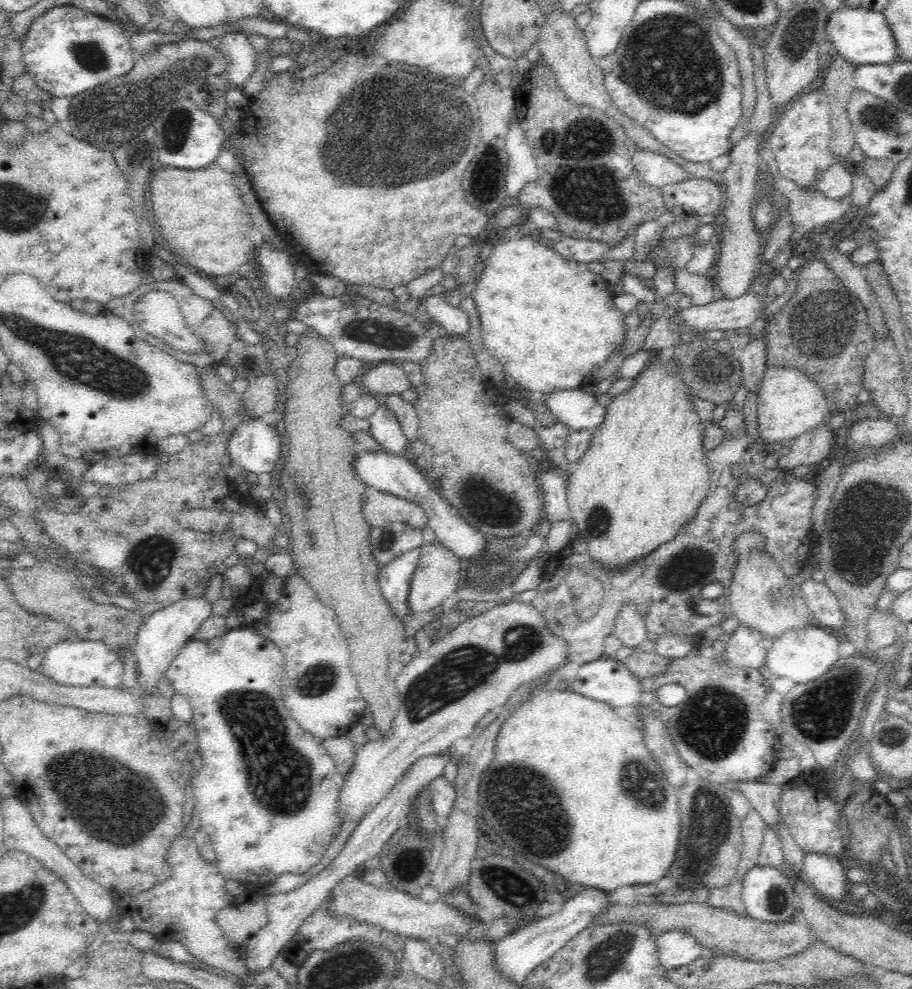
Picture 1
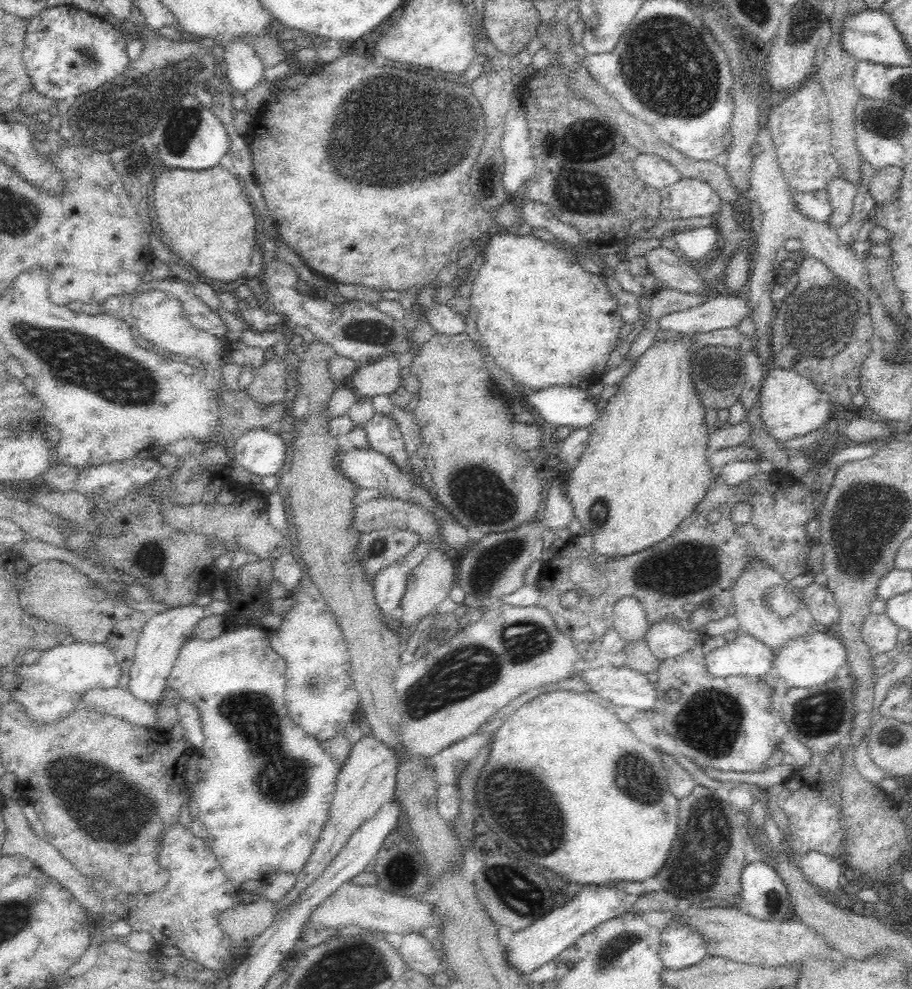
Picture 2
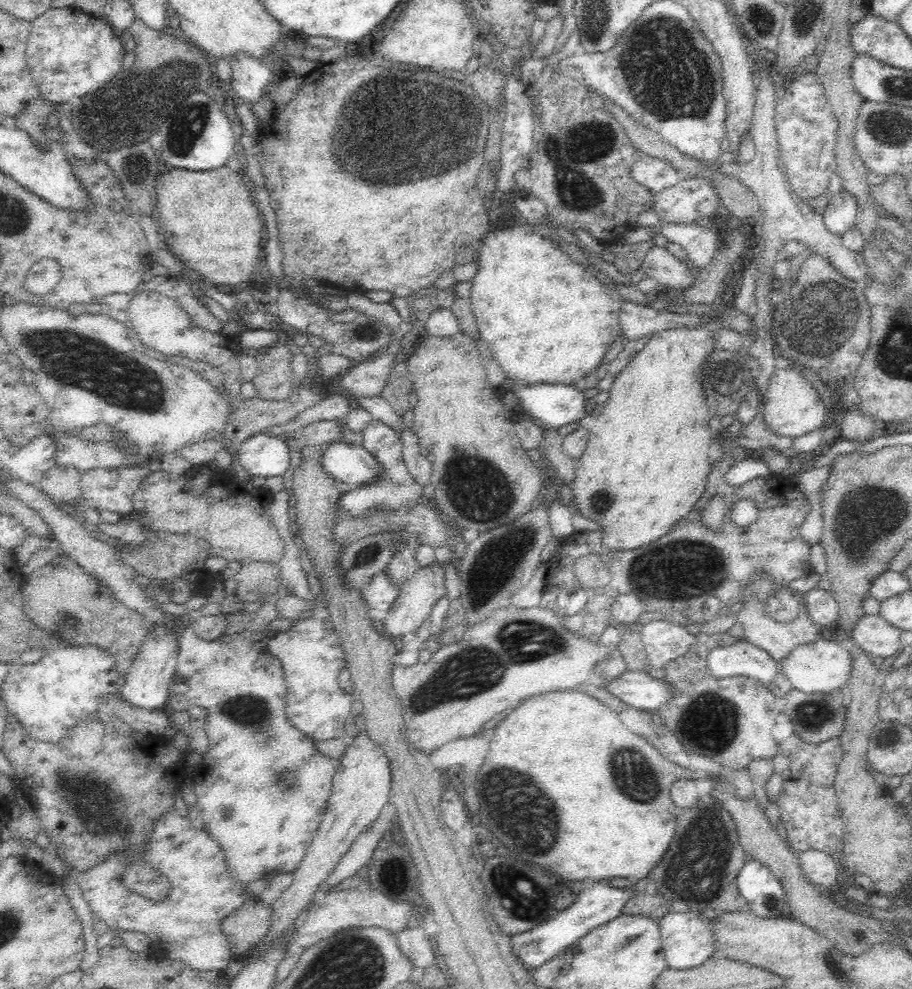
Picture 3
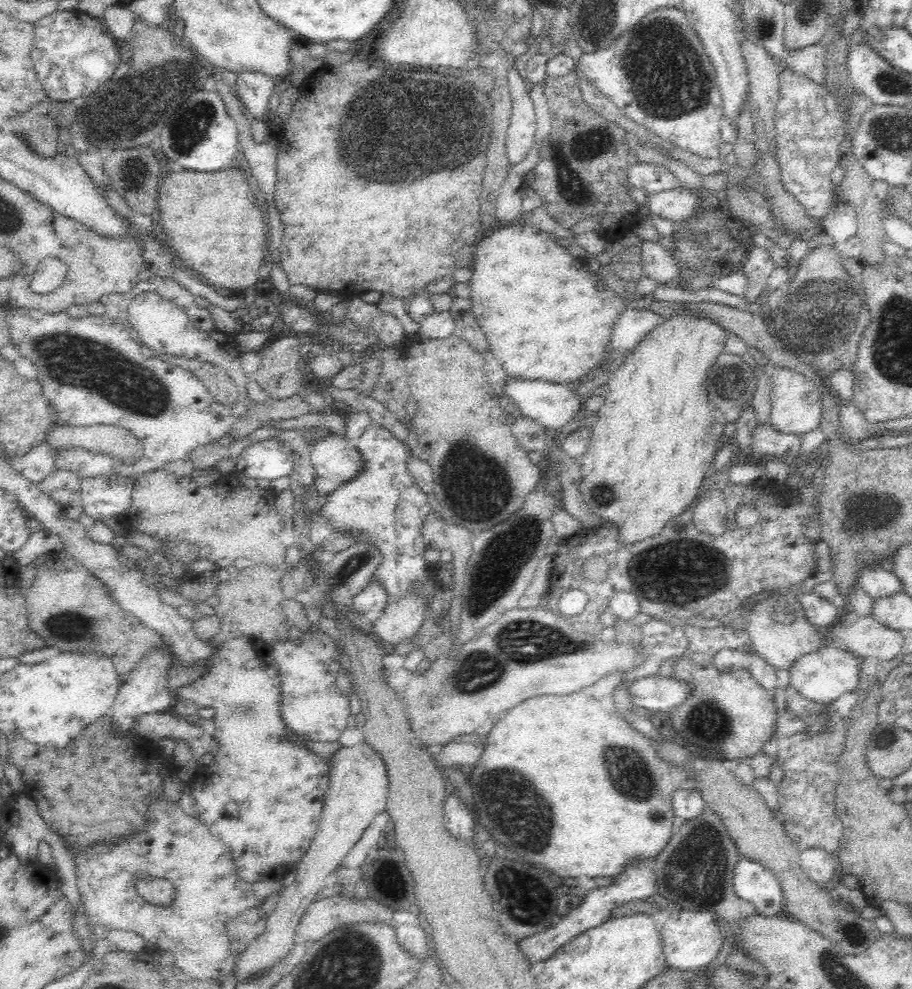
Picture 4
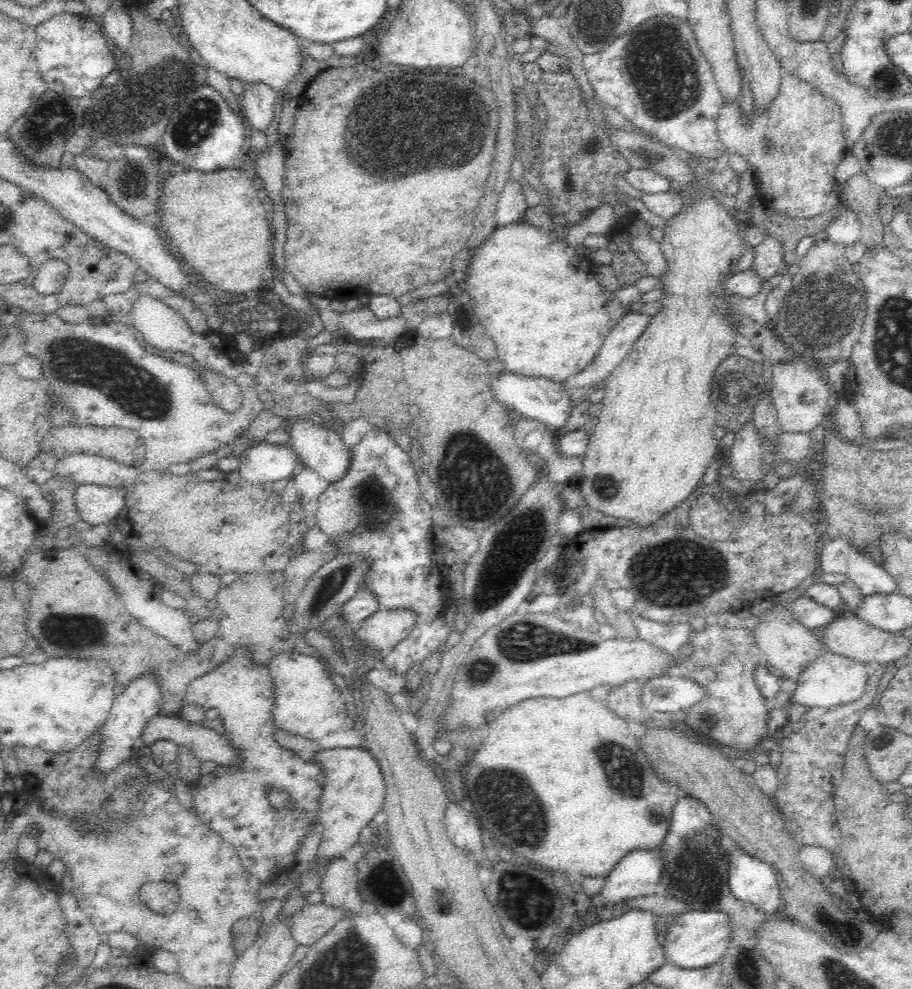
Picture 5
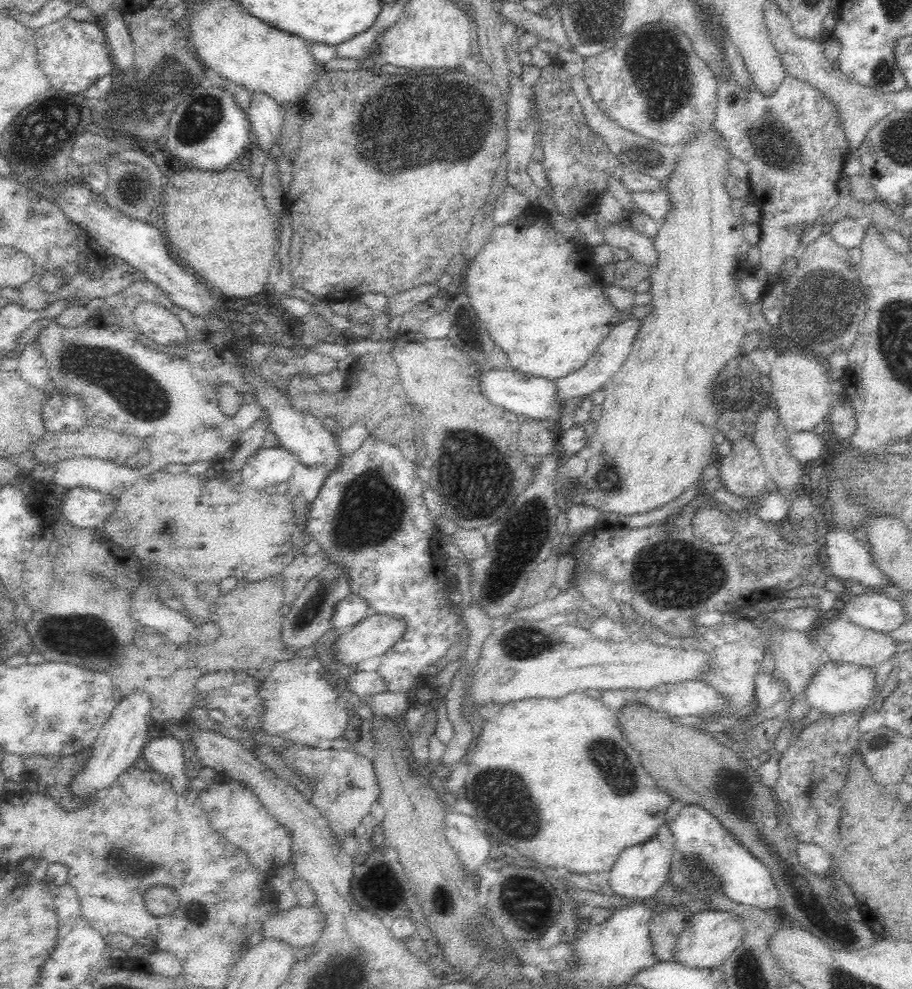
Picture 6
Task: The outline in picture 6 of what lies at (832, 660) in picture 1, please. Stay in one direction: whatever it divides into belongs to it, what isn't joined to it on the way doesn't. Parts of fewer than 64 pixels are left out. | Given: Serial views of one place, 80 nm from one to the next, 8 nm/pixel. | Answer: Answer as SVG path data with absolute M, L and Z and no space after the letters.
M825 663L824 667L812 677L805 690L805 699L813 708L818 708L818 713L824 716L832 716L840 713L860 713L863 710L874 707L878 701L878 689L875 688L874 670L868 667L860 667L855 664Z

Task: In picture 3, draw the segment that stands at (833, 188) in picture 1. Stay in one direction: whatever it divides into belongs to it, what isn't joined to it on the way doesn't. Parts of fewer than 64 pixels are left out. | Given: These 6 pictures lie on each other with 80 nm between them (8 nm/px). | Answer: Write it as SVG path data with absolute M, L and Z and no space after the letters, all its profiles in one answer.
M840 189L838 194L830 199L822 217L826 229L837 237L842 238L846 232L854 230L857 217L854 195Z

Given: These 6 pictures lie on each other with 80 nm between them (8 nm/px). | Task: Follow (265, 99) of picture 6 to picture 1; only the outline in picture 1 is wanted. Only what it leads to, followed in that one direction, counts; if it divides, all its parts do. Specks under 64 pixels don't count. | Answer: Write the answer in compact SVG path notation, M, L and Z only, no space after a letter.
M242 32L222 36L220 50L226 57L226 80L232 87L242 90L256 70L257 52Z

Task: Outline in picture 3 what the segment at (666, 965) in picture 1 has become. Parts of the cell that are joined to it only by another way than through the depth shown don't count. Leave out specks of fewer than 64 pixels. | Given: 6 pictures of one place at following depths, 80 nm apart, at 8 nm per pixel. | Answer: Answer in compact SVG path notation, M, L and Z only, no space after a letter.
M670 910L659 919L659 931L663 953L670 968L678 970L700 966L709 958L717 956L715 934L709 927L709 921L702 917L702 911L679 912Z

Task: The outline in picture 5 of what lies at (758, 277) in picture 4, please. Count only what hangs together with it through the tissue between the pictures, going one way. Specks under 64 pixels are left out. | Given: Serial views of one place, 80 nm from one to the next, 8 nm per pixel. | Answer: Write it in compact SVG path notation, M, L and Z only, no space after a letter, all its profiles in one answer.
M766 234L763 241L754 247L756 251L753 268L760 279L766 282L776 274L785 271L784 268L784 247L780 240L776 240L773 234Z

